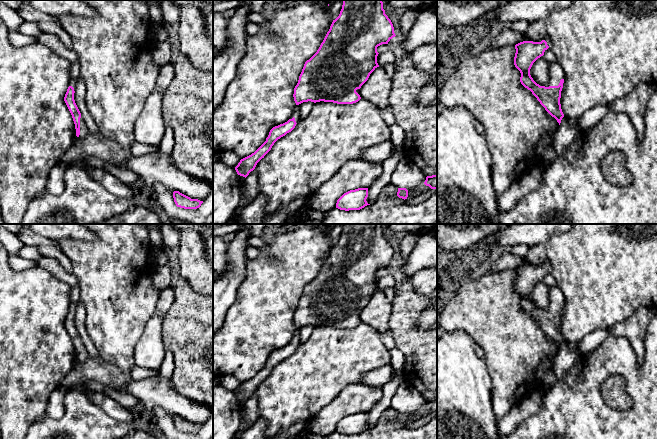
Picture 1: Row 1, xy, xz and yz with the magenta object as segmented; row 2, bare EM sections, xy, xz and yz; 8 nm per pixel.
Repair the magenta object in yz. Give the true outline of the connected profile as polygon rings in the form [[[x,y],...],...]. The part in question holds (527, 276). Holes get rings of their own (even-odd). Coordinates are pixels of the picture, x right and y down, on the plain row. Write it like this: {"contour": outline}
{"contour": [[[546,259],[541,266],[523,265],[515,269],[516,277],[514,289],[520,295],[521,308],[530,314],[545,334],[561,347],[564,338],[561,333],[560,322],[564,307],[564,295],[557,287],[549,289],[549,307],[545,310],[537,308],[530,299],[533,287],[544,279],[551,269],[550,262]]]}

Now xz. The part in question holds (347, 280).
{"contour": [[[342,224],[339,240],[333,244],[329,255],[317,276],[305,286],[294,312],[296,332],[290,343],[273,351],[266,365],[251,379],[240,384],[235,394],[238,399],[247,401],[257,387],[271,374],[274,367],[291,356],[301,344],[299,329],[303,326],[333,326],[337,328],[353,328],[358,326],[360,312],[368,304],[370,298],[379,291],[377,287],[377,271],[395,261],[391,244],[385,238],[382,224]]]}

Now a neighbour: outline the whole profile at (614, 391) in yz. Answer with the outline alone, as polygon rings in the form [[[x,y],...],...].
[[[611,375],[601,387],[605,403],[613,409],[627,410],[633,399],[627,391],[627,381],[622,375]]]

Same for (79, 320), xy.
[[[79,301],[76,306],[76,314],[74,317],[74,324],[75,327],[81,337],[81,341],[84,343],[88,350],[89,357],[95,358],[99,357],[98,350],[92,343],[90,337],[87,334],[86,327],[85,327],[85,320],[86,320],[86,309],[84,304]]]

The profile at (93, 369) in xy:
[[[89,357],[85,362],[76,362],[74,368],[61,381],[60,387],[66,389],[73,386],[82,387],[88,381],[98,381],[127,392],[126,386],[131,381],[131,377],[100,357]]]

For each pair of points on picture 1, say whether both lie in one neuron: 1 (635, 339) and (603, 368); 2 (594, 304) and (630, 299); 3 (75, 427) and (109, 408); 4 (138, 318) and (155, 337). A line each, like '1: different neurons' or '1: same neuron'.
1: different neurons
2: same neuron
3: different neurons
4: different neurons

